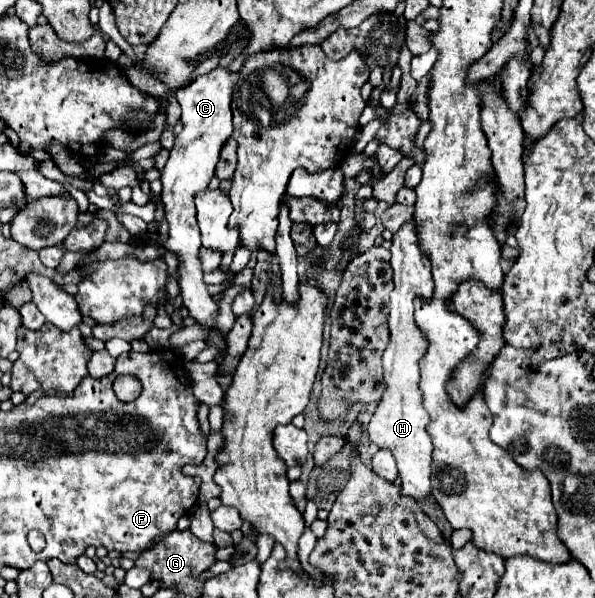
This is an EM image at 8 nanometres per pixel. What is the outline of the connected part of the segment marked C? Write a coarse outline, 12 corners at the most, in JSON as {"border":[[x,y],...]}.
{"border":[[215,68],[175,92],[183,130],[161,170],[183,306],[215,326],[193,198],[233,134],[239,72]]}

